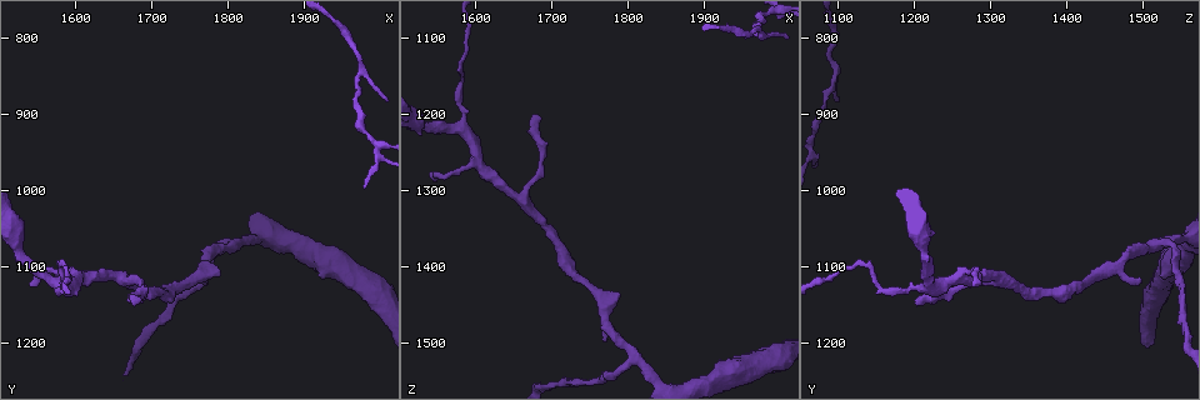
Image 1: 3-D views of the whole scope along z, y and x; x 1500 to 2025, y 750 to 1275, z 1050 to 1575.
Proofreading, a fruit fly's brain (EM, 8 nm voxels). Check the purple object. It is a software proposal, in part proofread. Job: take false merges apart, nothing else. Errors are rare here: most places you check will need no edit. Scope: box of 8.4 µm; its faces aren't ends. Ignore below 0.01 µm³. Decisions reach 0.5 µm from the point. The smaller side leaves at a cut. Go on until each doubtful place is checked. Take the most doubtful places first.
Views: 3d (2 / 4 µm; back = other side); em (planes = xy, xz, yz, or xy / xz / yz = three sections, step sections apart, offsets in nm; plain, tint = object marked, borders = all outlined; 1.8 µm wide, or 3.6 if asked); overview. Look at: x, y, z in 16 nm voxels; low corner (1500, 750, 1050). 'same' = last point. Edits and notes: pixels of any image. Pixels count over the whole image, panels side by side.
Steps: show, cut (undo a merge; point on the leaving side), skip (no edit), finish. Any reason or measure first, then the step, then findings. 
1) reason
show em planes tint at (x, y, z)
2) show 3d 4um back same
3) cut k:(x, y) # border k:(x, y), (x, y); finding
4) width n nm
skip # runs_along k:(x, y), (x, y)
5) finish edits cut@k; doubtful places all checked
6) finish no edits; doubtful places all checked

calibre changes
show 3d 4um at (1810, 1070, 1520)

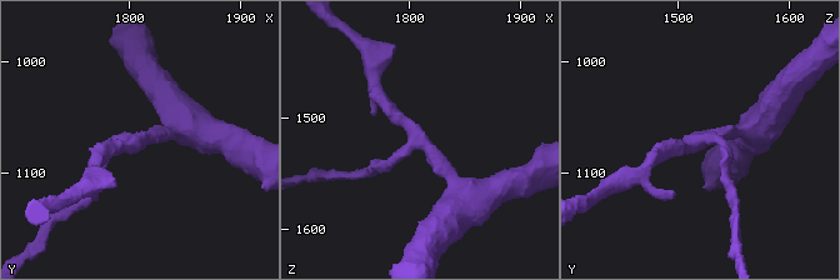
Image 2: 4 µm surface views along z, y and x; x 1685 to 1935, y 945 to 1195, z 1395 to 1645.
arms 3; arm_widths 190, 220, 260 nm; need the tissue
show em xz step 4 plain at (1810, 1070, 1518)

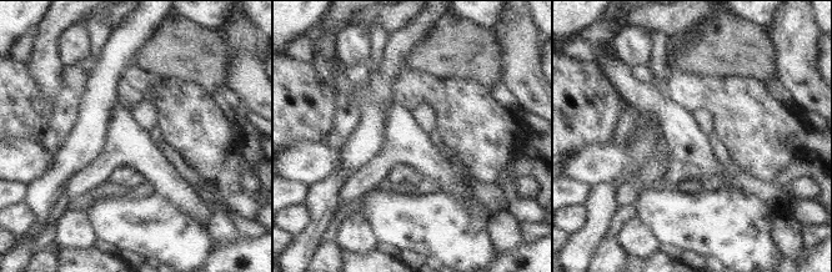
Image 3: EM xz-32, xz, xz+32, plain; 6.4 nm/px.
show em xz step 4 tint same

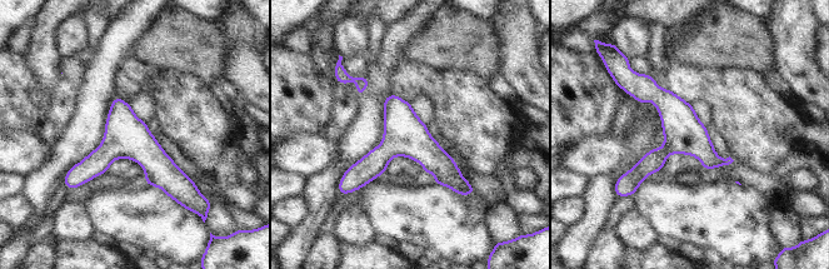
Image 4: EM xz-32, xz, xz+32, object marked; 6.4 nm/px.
skip # all the same neuron

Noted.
a fork
show em xy step 4 tint at (1660, 1115, 1310)

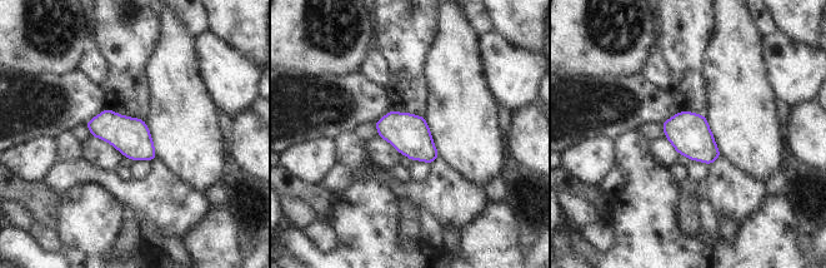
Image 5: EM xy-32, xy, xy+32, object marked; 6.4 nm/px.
skip # continuous, no second neuron

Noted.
abrupt turn
show em planes plain at (1585, 1130, 1220)

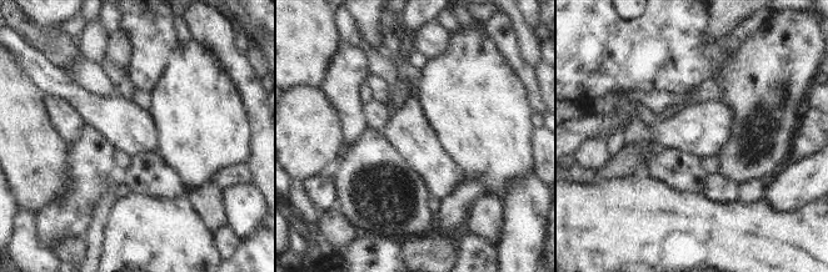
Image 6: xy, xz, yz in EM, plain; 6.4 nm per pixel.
where the object lies
show em planes tint same

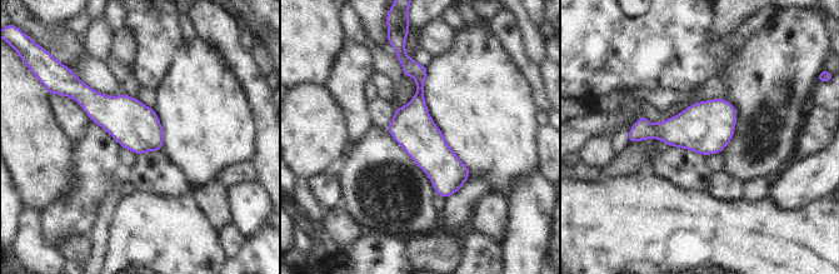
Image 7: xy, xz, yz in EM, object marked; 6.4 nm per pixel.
skip # one neuron here

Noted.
finish no edits; doubtful places all checked

